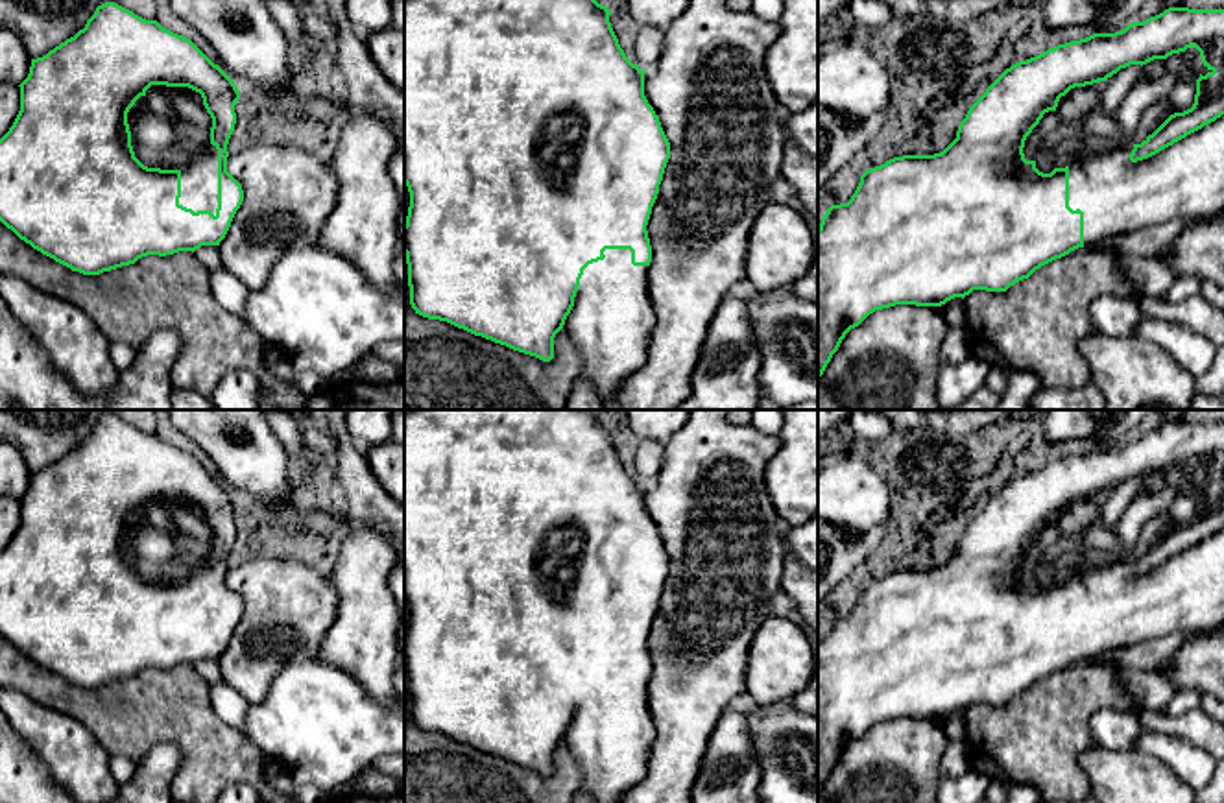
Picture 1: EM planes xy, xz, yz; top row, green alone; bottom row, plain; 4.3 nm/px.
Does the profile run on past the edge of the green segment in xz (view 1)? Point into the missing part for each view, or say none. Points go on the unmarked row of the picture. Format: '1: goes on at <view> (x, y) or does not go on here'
1: goes on at xz (610, 737)

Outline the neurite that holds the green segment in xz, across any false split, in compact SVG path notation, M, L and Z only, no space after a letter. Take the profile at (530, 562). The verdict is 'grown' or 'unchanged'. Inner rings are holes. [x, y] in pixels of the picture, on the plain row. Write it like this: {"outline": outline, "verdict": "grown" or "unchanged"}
{"outline": "M404 410L404 598L410 605L410 620L404 637L404 668L408 677L410 718L415 727L423 731L447 735L474 749L482 749L543 775L554 772L554 751L565 742L582 772L583 783L580 790L591 796L594 803L618 803L626 792L646 777L648 751L655 737L648 705L652 659L646 639L670 572L670 556L661 541L659 530L644 509L646 485L626 471L611 441L609 428L611 423L598 417L593 410Z", "verdict": "grown"}

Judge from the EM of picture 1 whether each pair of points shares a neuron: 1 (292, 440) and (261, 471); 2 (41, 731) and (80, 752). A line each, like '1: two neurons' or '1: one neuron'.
1: two neurons
2: one neuron

